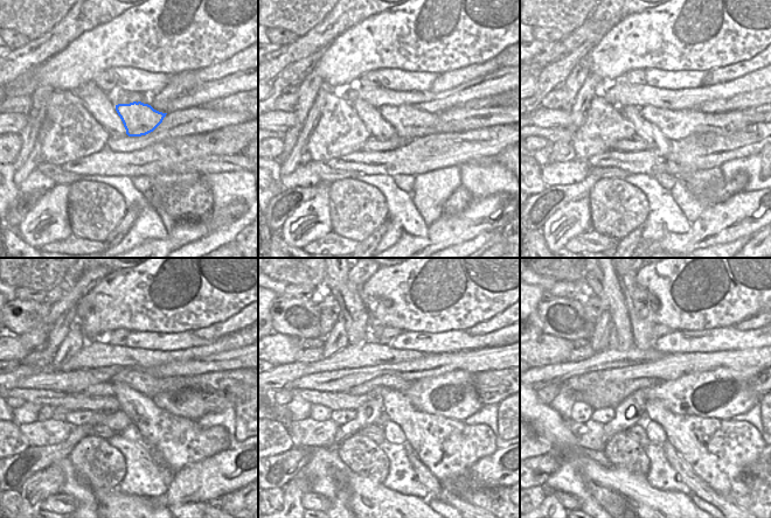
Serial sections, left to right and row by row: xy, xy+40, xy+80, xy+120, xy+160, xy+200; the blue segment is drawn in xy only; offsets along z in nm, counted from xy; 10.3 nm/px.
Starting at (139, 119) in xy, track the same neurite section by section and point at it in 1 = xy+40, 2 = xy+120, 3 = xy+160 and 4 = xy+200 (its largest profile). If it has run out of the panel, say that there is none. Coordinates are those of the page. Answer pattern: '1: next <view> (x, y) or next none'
1: next xy+40 (410, 123)
2: next xy+120 (228, 384)
3: next xy+160 (494, 385)
4: next xy+200 (603, 394)

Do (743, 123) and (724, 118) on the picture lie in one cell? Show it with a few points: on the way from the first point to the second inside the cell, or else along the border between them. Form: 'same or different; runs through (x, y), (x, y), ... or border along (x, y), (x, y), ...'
same; runs through (738, 121), (729, 121)

